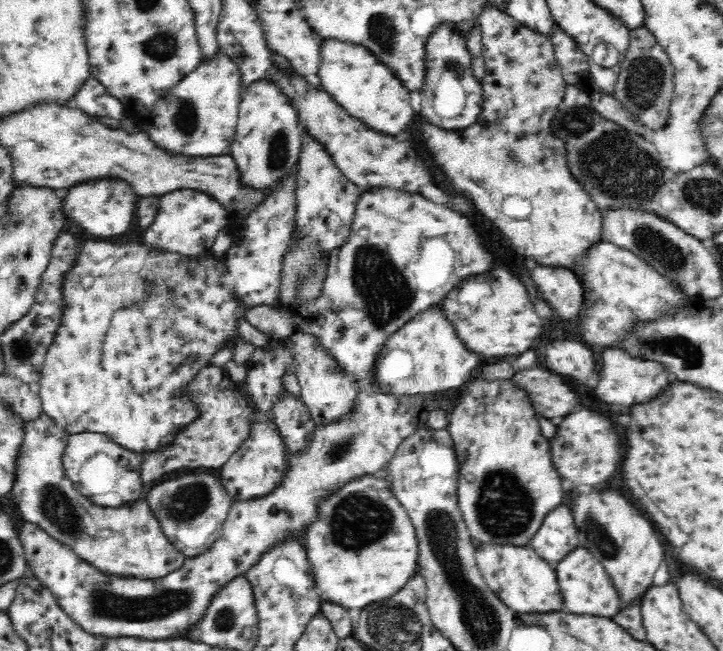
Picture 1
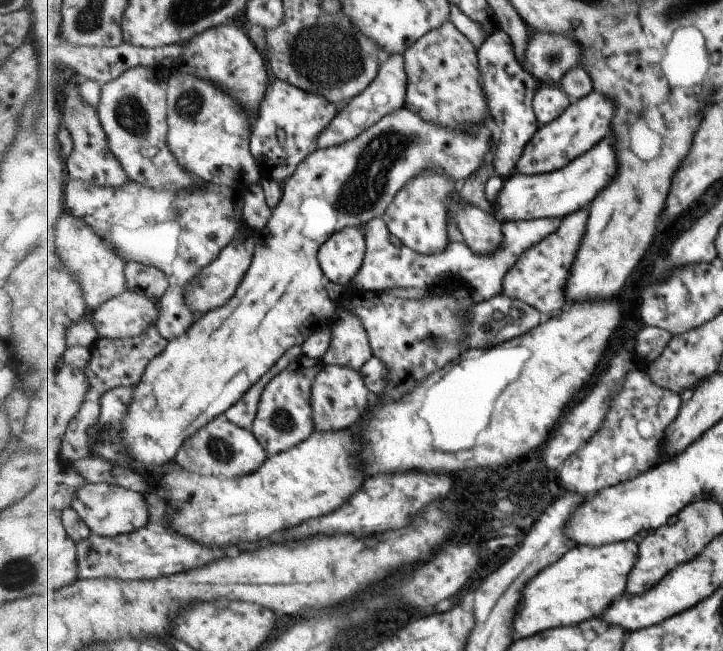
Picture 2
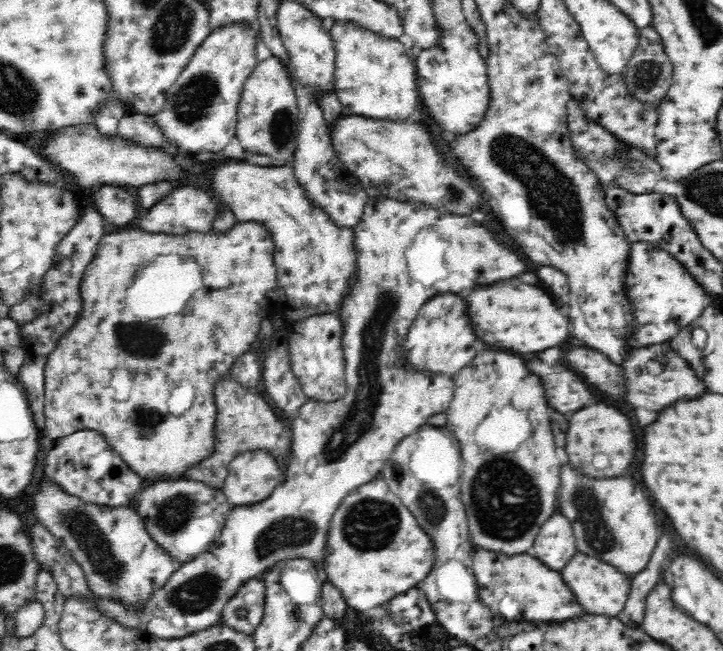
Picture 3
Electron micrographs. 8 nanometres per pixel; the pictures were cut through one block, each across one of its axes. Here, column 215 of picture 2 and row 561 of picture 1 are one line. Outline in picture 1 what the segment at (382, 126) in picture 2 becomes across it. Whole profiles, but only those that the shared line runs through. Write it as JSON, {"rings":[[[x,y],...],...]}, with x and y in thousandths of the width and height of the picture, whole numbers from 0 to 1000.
{"rings":[[[506,730],[484,739],[472,751],[445,776],[443,794],[427,808],[419,837],[433,873],[444,922],[465,925],[480,935],[503,935],[516,925],[544,917],[562,900],[577,879],[580,836],[571,802],[544,759],[537,736]]]}

